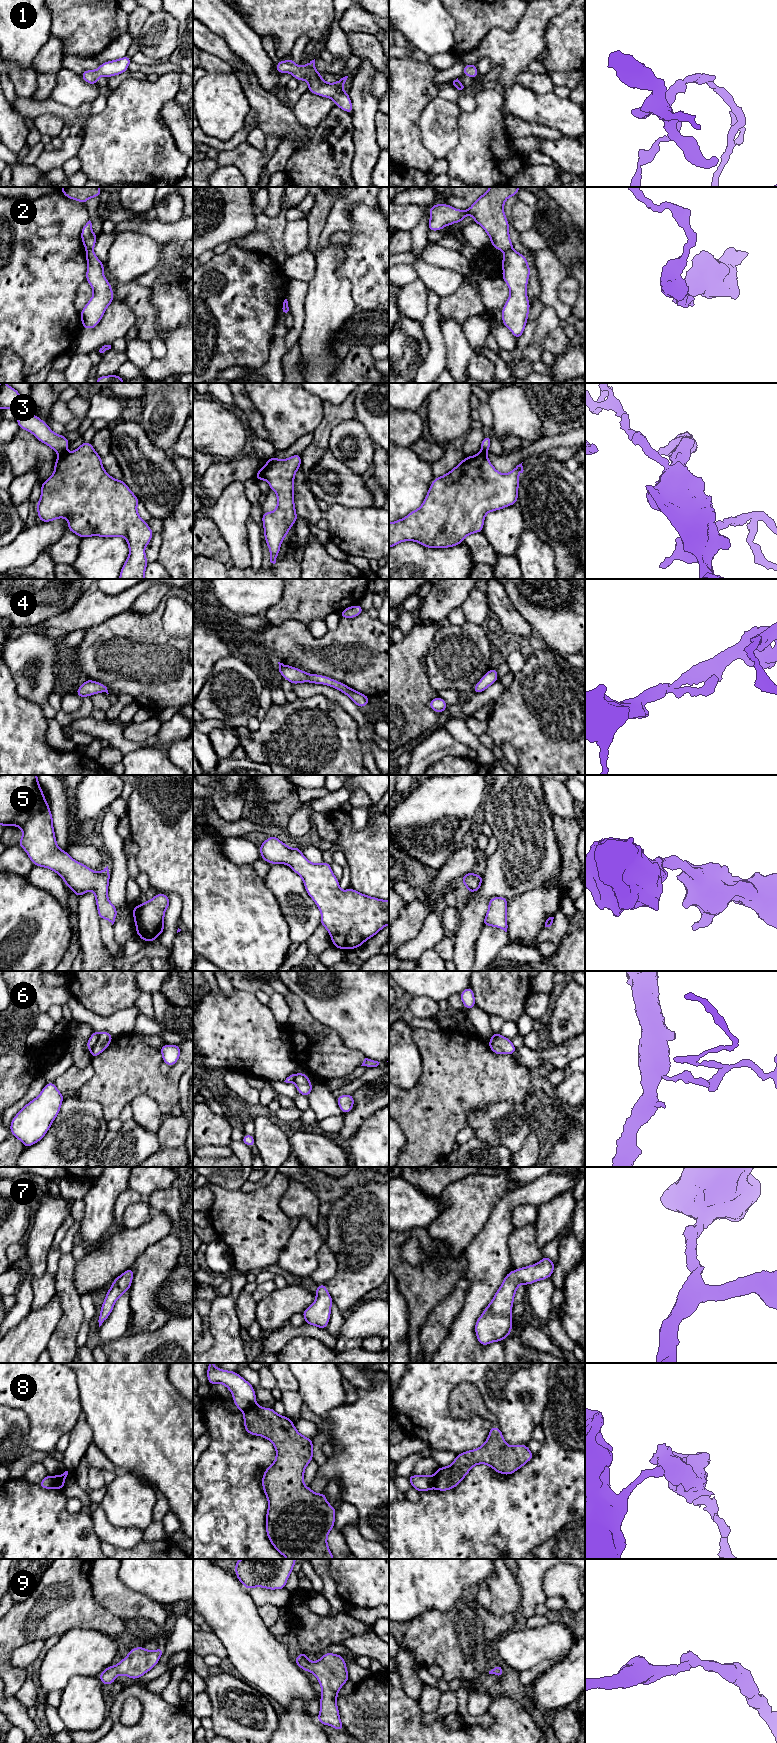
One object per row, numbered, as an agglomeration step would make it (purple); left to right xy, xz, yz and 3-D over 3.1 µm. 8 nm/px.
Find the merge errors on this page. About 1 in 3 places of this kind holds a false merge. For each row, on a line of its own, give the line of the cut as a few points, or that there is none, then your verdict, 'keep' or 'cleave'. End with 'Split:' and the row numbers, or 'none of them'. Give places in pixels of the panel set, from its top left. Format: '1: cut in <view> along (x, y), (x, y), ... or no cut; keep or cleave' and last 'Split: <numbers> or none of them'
1: no cut; keep
2: cut in yz along (512, 248), (505, 252); cleave
3: cut in xy along (64, 452), (59, 455); cleave
4: no cut; keep
5: no cut; keep
6: cut in xy along (99, 1033), (96, 1043), (90, 1049); cleave
7: no cut; keep
8: cut in xz along (256, 1404), (243, 1411); cleave
9: no cut; keep
Split: 2, 3, 6, 8

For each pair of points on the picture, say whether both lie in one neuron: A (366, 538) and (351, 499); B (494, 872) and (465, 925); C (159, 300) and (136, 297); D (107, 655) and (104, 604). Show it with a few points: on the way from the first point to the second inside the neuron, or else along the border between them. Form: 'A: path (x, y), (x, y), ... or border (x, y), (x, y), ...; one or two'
A: border (331, 503), (371, 507); two
B: path (492, 885), (480, 899), (473, 912); one
C: border (149, 288), (150, 302), (156, 308), (156, 322); two
D: border (127, 611), (113, 615), (86, 629); two

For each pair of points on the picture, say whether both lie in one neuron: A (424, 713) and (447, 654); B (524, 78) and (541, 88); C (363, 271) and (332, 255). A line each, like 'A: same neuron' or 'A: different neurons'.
A: different neurons
B: same neuron
C: different neurons

